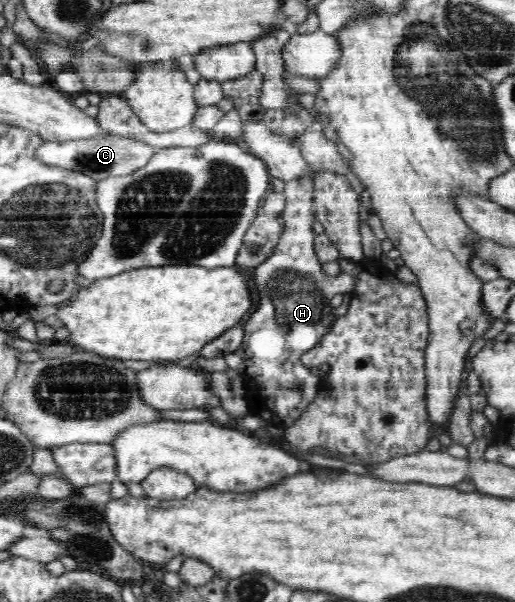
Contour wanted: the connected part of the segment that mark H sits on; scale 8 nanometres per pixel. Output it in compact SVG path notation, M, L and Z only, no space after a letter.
M302 180L301 183L286 184L283 192L284 230L273 254L263 263L258 265L254 273L254 288L258 294L258 304L252 306L252 314L244 320L245 335L242 344L235 352L245 360L244 388L246 394L243 398L248 404L248 413L259 416L268 424L276 425L284 430L290 428L312 404L321 393L322 382L316 377L310 367L307 367L301 358L306 351L312 350L320 341L333 330L337 322L336 308L332 306L332 298L338 293L351 293L358 284L359 278L355 272L340 270L336 276L328 276L322 270L322 261L315 250L314 231L315 216L312 213L313 180Z

